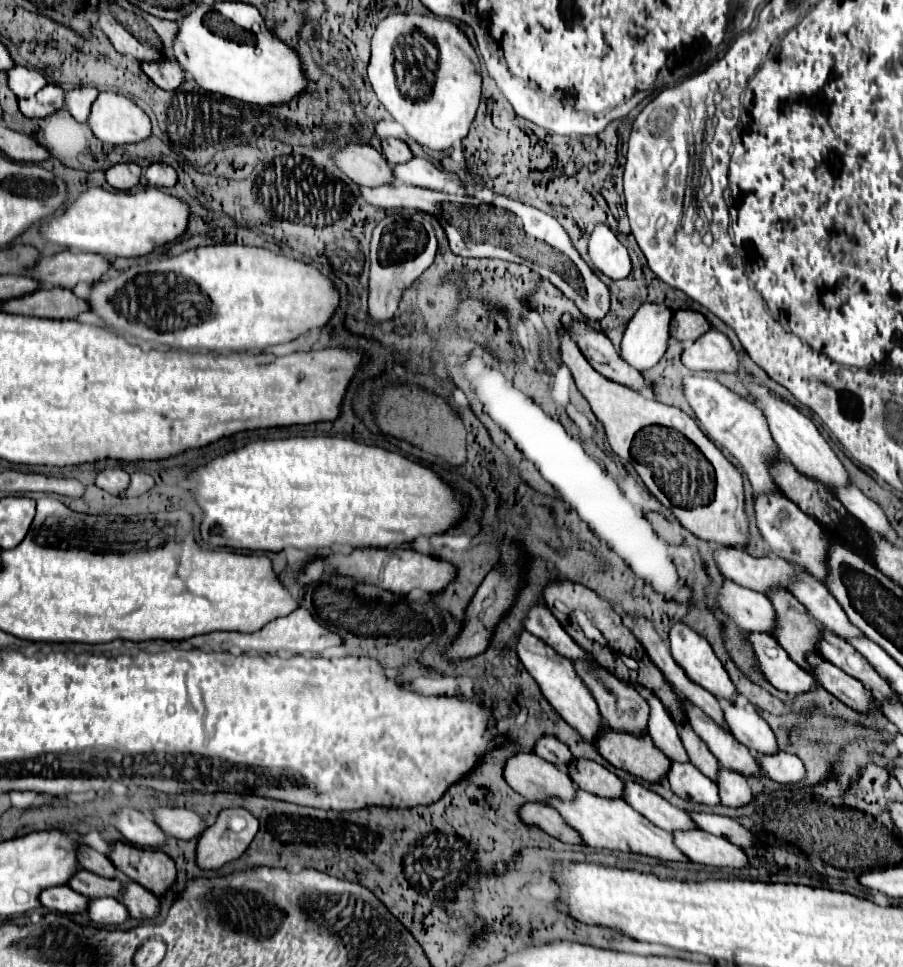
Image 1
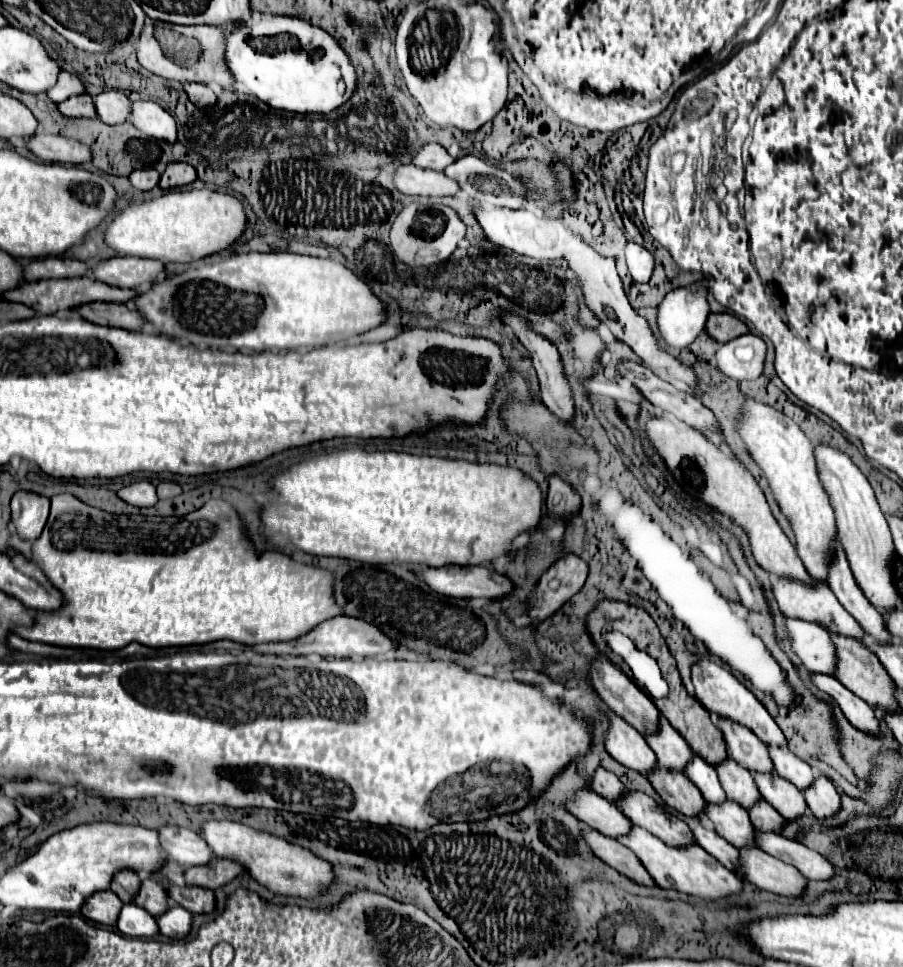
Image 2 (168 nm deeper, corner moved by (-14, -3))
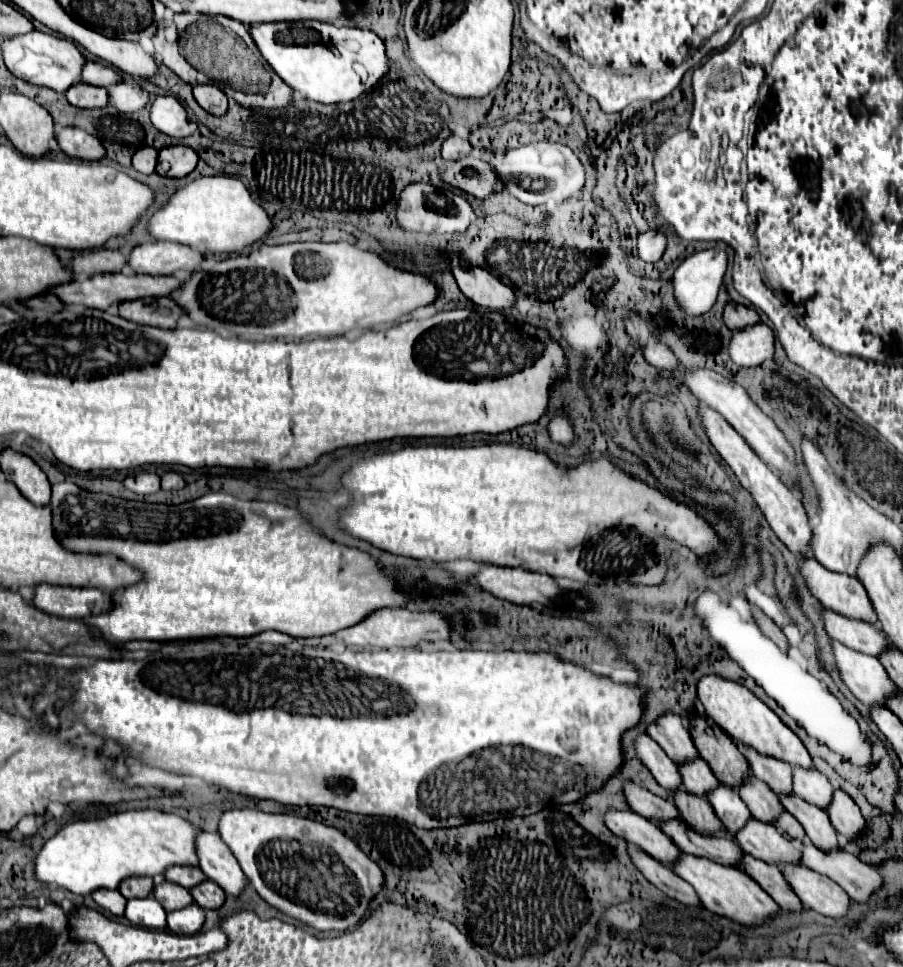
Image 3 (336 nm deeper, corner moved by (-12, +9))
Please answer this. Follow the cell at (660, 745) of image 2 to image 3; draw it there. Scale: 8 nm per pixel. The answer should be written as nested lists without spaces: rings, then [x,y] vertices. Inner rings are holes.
[[[702,758],[684,760],[684,762],[678,762],[676,766],[682,776],[684,790],[688,790],[692,794],[704,796],[704,792],[708,792],[708,788],[712,788],[712,784],[718,784],[716,776],[712,774],[712,770],[708,768],[708,764]]]

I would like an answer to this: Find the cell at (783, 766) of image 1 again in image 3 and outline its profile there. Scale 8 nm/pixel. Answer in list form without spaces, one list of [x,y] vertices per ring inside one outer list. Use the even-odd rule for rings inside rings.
[[[834,790],[832,800],[826,808],[828,808],[826,814],[828,814],[832,826],[836,828],[836,832],[846,836],[848,840],[856,838],[864,830],[866,820],[860,814],[856,802],[844,790]]]

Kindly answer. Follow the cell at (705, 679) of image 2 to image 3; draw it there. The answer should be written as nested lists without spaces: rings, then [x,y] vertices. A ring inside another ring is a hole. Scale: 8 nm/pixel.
[[[706,674],[698,682],[698,698],[706,710],[706,716],[712,718],[738,744],[750,744],[758,752],[776,756],[778,760],[786,760],[790,764],[798,764],[804,768],[812,766],[810,754],[800,742],[800,738],[746,686],[718,674]]]

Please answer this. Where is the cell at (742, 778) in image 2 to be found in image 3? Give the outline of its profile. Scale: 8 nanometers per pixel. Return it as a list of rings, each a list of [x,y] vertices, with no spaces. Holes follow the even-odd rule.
[[[750,774],[750,780],[736,786],[736,790],[756,820],[772,822],[772,820],[776,820],[776,816],[780,812],[784,812],[780,800],[772,792],[772,788],[768,788],[768,784],[756,780],[752,774]]]

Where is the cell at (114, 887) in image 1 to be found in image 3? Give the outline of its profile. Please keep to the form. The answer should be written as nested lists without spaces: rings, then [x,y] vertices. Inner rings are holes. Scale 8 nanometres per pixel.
[[[168,880],[156,882],[156,884],[154,884],[154,890],[152,890],[152,896],[154,896],[168,912],[192,904],[190,892],[188,892],[186,888],[182,888],[182,886],[178,886],[178,884],[174,884],[174,882],[168,882]]]

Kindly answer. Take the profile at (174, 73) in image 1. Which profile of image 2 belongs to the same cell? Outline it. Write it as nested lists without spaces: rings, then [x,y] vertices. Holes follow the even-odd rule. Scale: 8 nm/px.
[[[186,84],[184,90],[186,90],[190,102],[196,104],[198,108],[202,108],[202,110],[204,108],[212,108],[216,104],[216,100],[218,100],[216,94],[208,86],[204,86],[204,84]]]

